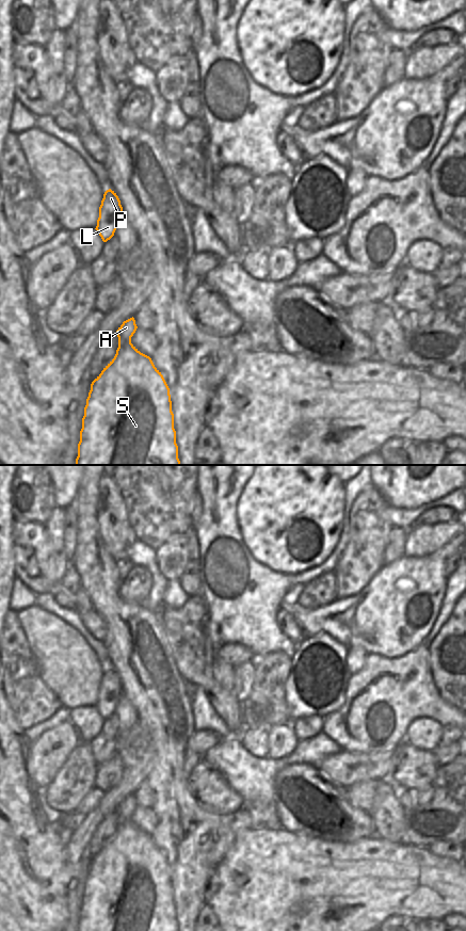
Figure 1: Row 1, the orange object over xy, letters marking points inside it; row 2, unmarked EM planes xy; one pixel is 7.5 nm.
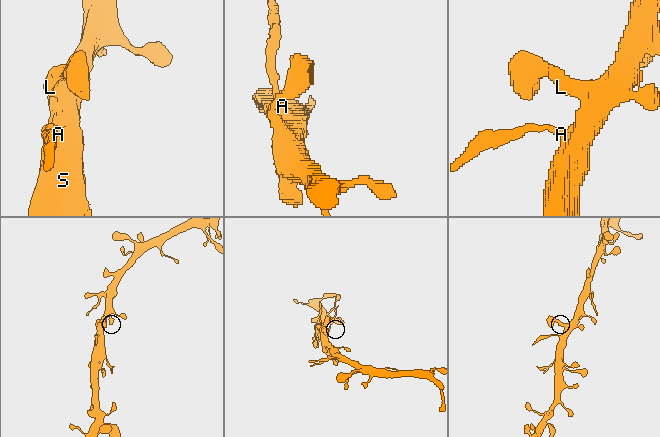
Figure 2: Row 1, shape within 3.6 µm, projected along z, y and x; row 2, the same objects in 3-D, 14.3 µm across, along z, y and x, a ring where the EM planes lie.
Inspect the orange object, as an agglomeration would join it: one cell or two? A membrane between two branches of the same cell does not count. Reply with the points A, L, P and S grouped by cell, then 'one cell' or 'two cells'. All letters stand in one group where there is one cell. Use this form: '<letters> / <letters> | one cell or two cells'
A L P S | one cell

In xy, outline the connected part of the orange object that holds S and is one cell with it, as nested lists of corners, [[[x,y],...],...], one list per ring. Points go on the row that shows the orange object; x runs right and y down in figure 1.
[[[133,317],[123,322],[116,331],[118,348],[114,358],[91,384],[76,465],[180,465],[170,388],[151,358],[131,343],[136,328]]]

